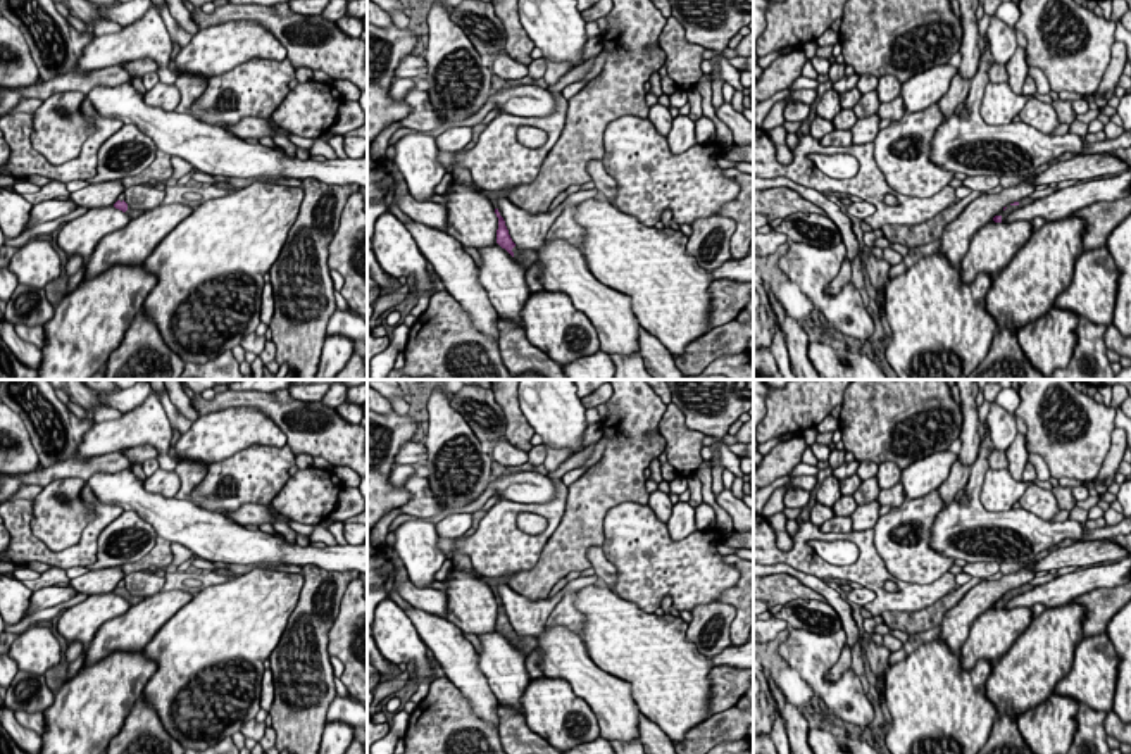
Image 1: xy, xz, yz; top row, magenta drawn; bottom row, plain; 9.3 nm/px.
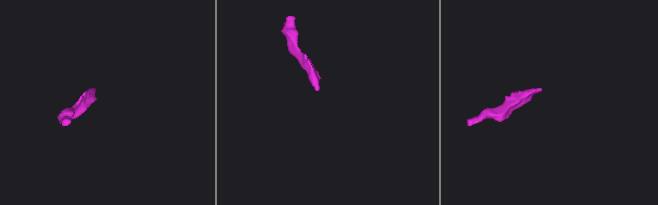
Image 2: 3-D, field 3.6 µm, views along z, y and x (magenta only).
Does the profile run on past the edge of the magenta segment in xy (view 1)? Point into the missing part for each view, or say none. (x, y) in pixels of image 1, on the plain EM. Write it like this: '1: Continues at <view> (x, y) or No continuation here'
1: Continues at xy (133, 599)

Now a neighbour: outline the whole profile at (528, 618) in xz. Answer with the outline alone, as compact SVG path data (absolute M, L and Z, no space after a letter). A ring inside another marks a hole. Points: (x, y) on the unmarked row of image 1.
M581 576L572 581L567 581L564 588L552 599L531 600L512 588L509 588L503 581L498 581L498 595L503 602L509 621L517 635L521 637L540 637L547 630L547 619L562 599L566 592L576 592L588 585L600 583L600 580L593 576Z

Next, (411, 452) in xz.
M407 442L397 454L395 457L395 464L398 466L414 466L414 464L421 464L422 468L426 468L428 462L428 450L426 450L426 443L416 443L416 442Z

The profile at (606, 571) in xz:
M590 547L586 557L590 559L595 576L605 587L614 587L617 583L617 569L609 561L609 556L603 552L603 547Z

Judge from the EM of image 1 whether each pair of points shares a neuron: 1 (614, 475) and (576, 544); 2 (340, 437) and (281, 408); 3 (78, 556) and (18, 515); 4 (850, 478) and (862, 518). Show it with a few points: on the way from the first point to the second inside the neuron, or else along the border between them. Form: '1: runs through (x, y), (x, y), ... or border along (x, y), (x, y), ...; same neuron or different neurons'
1: runs through (597, 492), (587, 502), (581, 527); same neuron
2: runs through (321, 433), (292, 432), (287, 427); same neuron
3: runs through (59, 558), (43, 556), (21, 534); same neuron
4: runs through (852, 489), (852, 502), (857, 508); same neuron

